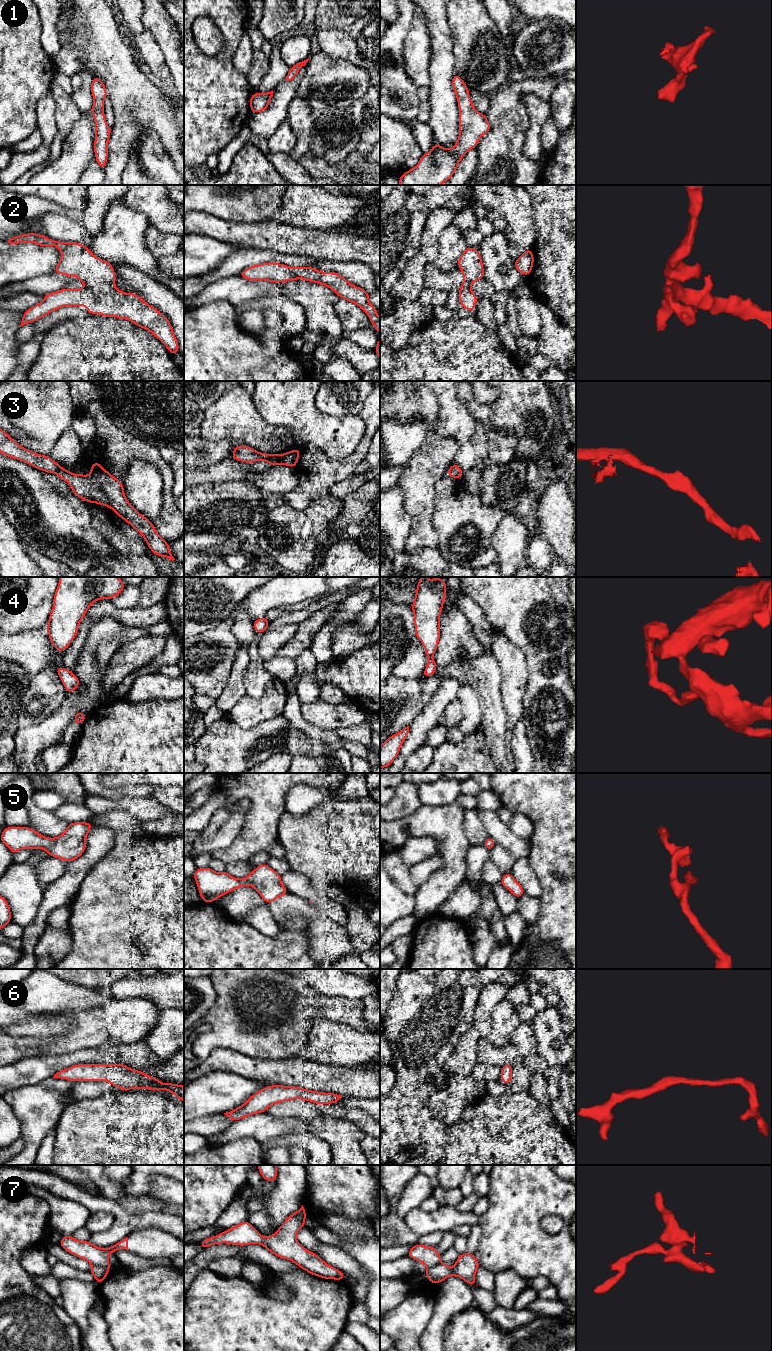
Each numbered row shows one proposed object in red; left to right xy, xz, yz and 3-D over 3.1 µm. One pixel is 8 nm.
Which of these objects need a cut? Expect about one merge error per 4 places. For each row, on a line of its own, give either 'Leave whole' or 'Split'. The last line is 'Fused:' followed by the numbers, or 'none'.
1: Leave whole
2: Leave whole
3: Leave whole
4: Leave whole
5: Leave whole
6: Leave whole
7: Split
Fused: 7

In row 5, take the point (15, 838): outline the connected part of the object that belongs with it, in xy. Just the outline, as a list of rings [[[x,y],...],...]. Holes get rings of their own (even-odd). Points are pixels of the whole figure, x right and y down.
[[[69,823],[66,830],[56,838],[44,837],[30,827],[5,827],[0,840],[12,854],[21,849],[43,849],[49,856],[72,862],[86,849],[86,837],[93,824]]]

